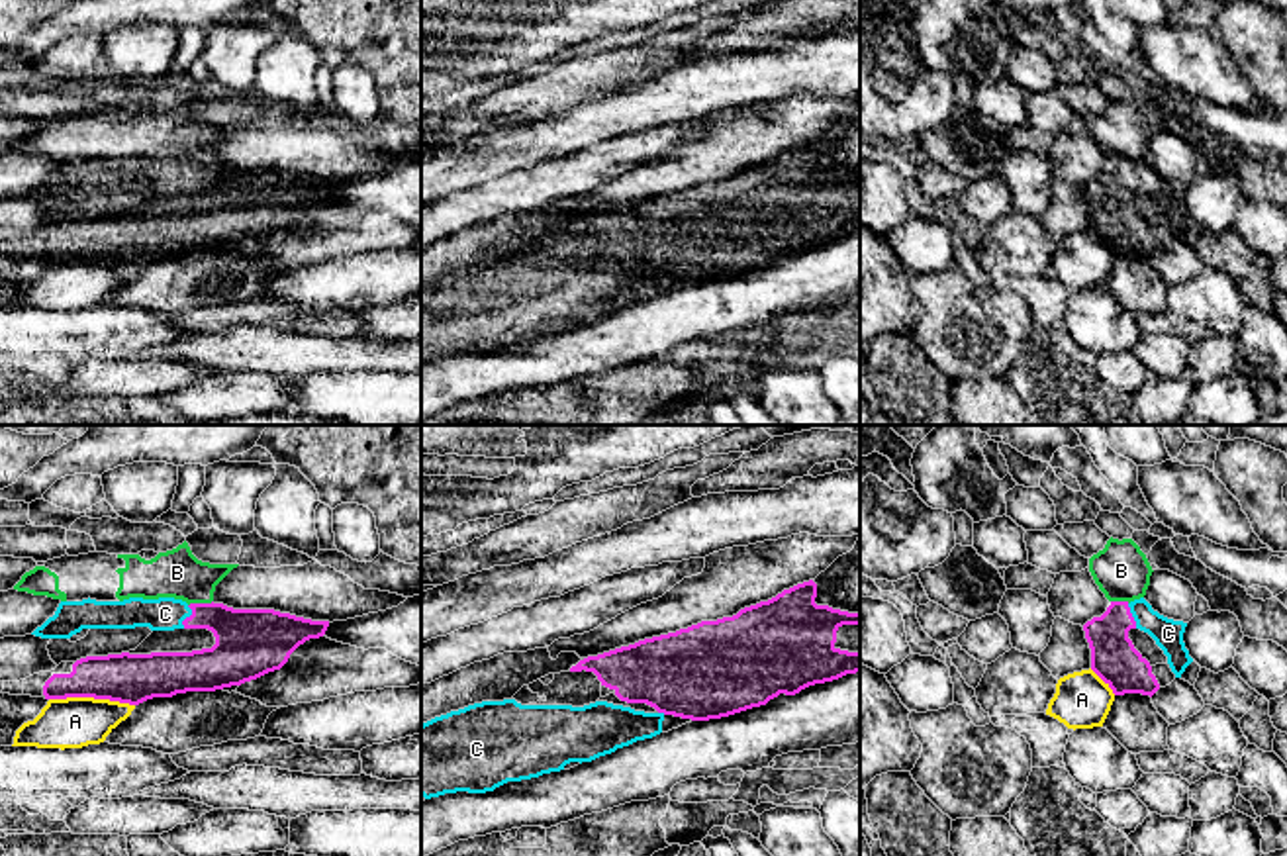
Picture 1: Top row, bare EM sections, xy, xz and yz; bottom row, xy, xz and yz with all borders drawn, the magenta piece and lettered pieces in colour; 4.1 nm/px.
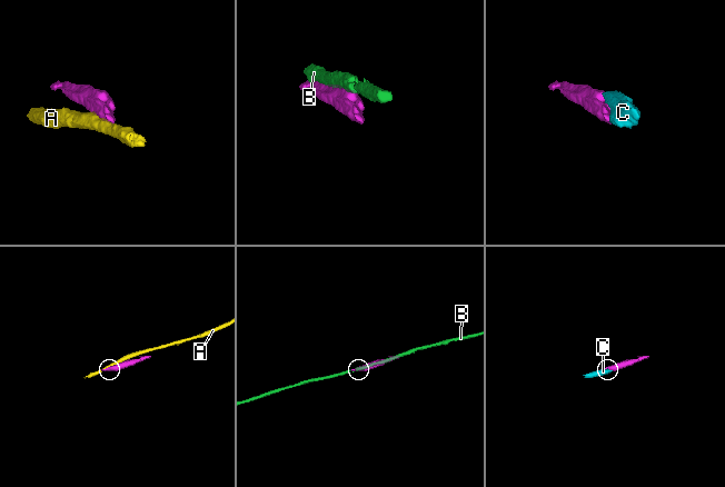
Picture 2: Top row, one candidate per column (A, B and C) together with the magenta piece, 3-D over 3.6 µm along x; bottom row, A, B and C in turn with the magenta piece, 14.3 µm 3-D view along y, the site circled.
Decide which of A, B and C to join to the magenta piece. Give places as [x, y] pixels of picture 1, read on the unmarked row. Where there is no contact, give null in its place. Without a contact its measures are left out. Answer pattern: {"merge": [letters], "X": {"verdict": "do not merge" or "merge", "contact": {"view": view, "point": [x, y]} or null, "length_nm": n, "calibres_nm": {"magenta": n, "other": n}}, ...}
{"merge": ["C"], "A": {"verdict": "do not merge", "contact": {"view": "xy", "point": [93, 257]}, "length_nm": 360, "calibres_nm": {"magenta": 200, "other": 200}}, "B": {"verdict": "do not merge", "contact": {"view": "xy", "point": [200, 165]}, "length_nm": 110, "calibres_nm": {"magenta": 280, "other": 200}}, "C": {"verdict": "merge", "contact": {"view": "xy", "point": [187, 179]}, "length_nm": 100, "calibres_nm": {"magenta": 240, "other": 140}}}

